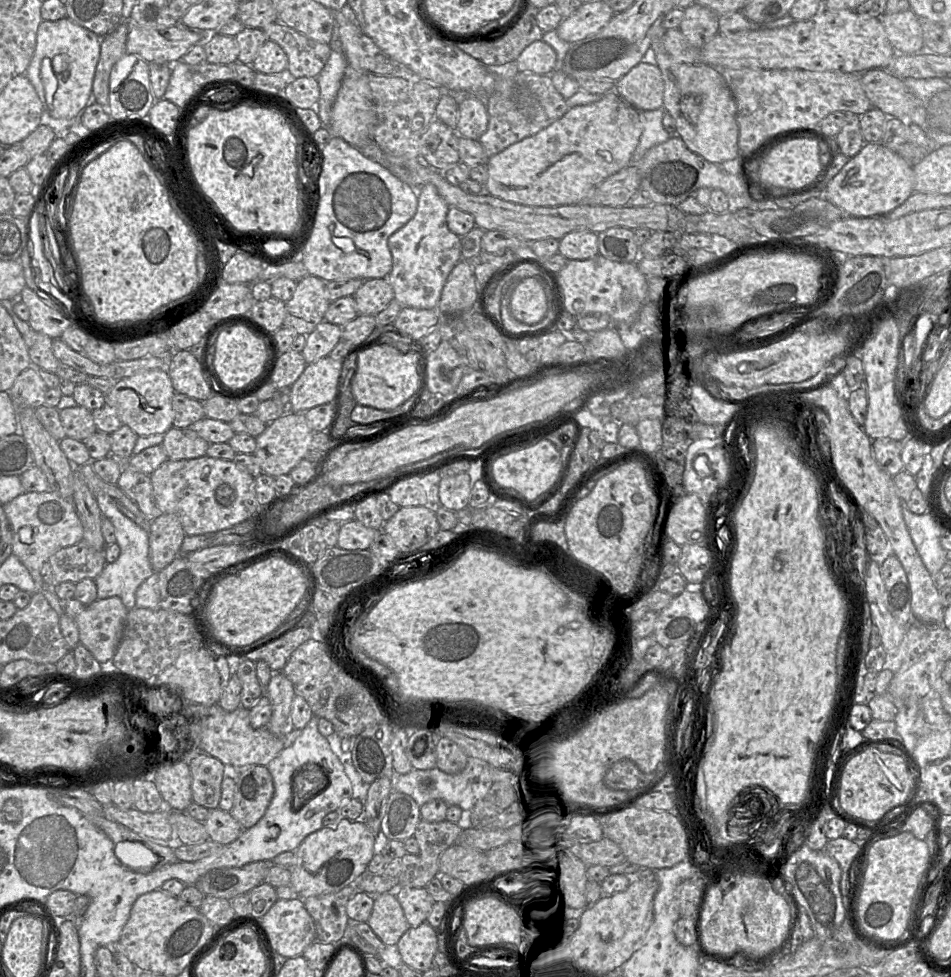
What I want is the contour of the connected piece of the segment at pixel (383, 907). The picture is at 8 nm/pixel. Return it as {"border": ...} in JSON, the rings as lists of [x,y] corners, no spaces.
{"border":[[[394,892],[374,897],[374,906],[367,923],[385,945],[396,945],[410,928]]]}

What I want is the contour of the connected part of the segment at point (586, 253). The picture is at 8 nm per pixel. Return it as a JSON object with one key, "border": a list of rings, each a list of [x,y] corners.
{"border":[[[588,230],[567,233],[559,240],[558,253],[567,260],[586,260],[598,254],[597,234]]]}

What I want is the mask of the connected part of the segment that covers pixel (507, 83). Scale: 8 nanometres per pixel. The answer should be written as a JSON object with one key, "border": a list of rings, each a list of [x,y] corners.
{"border":[[[515,67],[489,68],[496,74],[494,93],[486,98],[488,127],[479,138],[488,158],[511,144],[531,136],[561,118],[568,106],[567,99],[556,90],[550,75],[518,71]]]}

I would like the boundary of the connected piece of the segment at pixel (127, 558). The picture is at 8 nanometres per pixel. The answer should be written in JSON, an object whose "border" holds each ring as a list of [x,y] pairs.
{"border":[[[105,493],[96,494],[96,500],[102,515],[113,523],[116,543],[120,547],[118,559],[106,564],[103,571],[95,578],[97,599],[103,600],[117,596],[127,610],[131,610],[136,607],[135,595],[138,587],[154,573],[149,560],[149,533],[126,517]]]}

